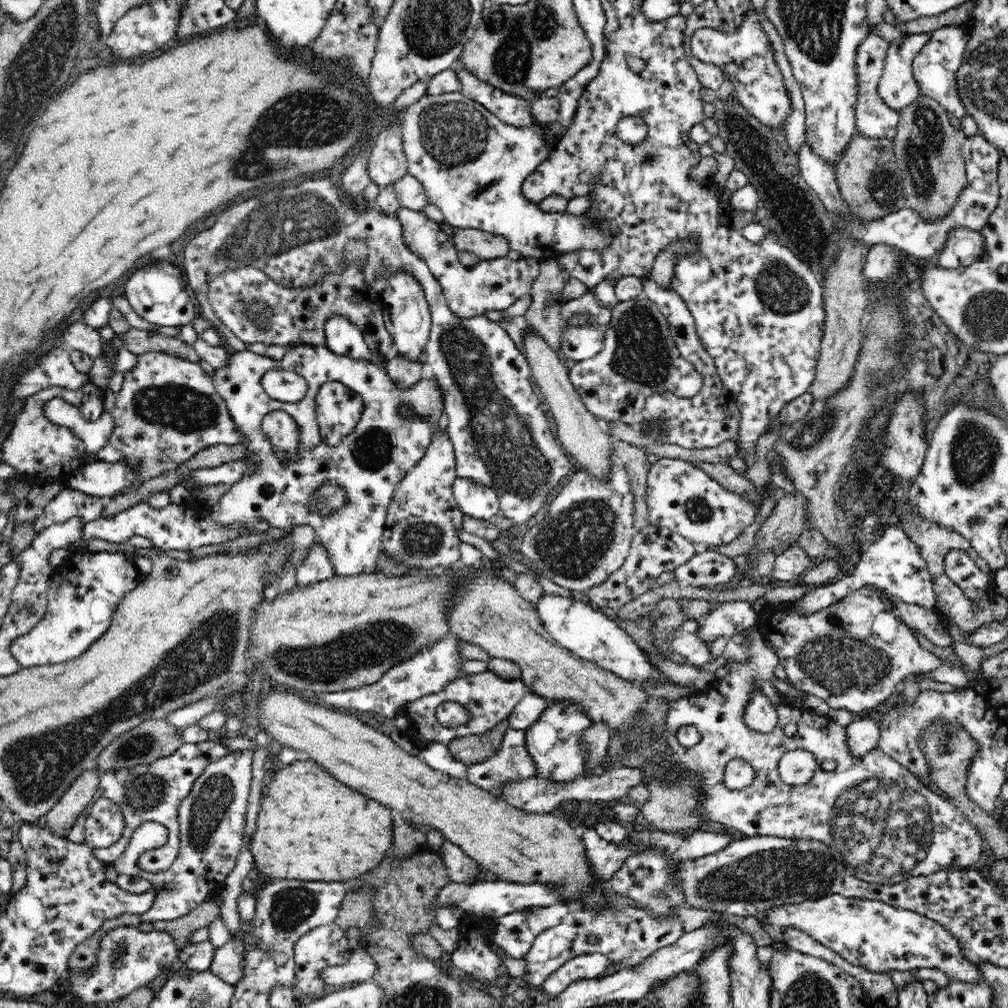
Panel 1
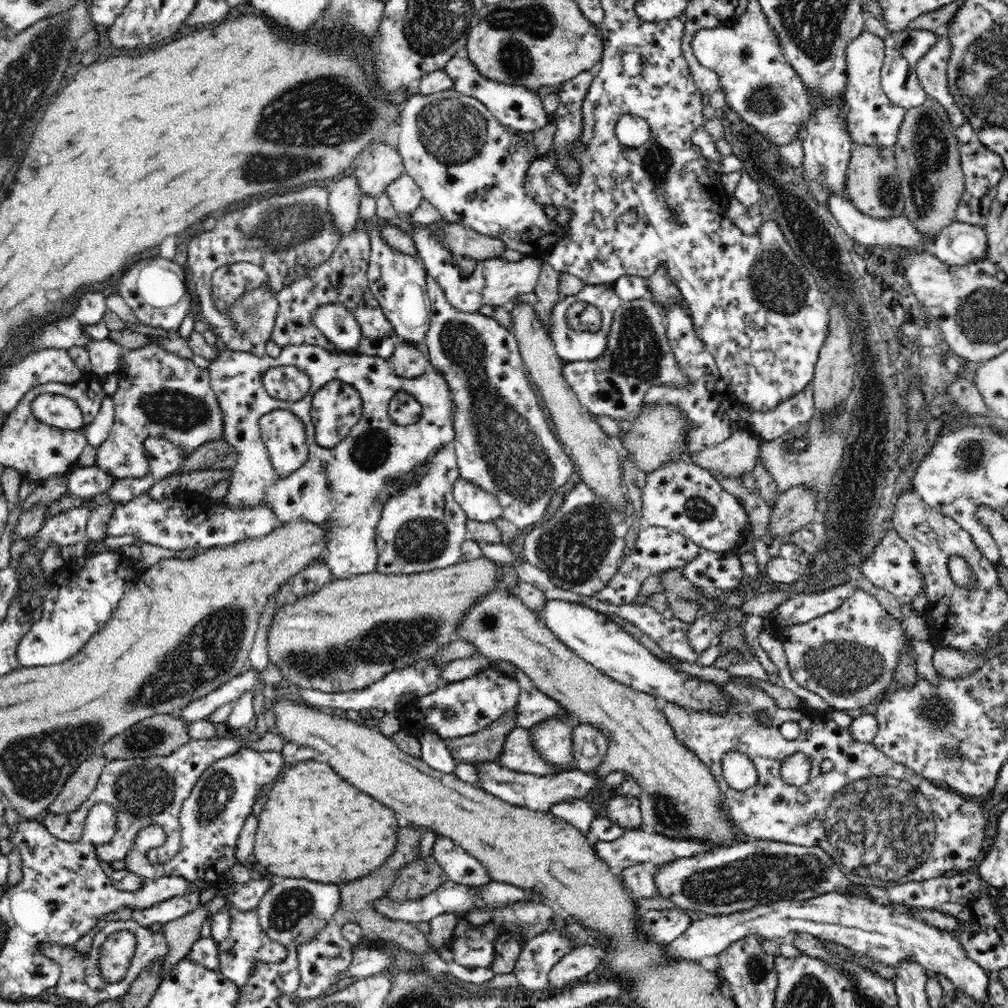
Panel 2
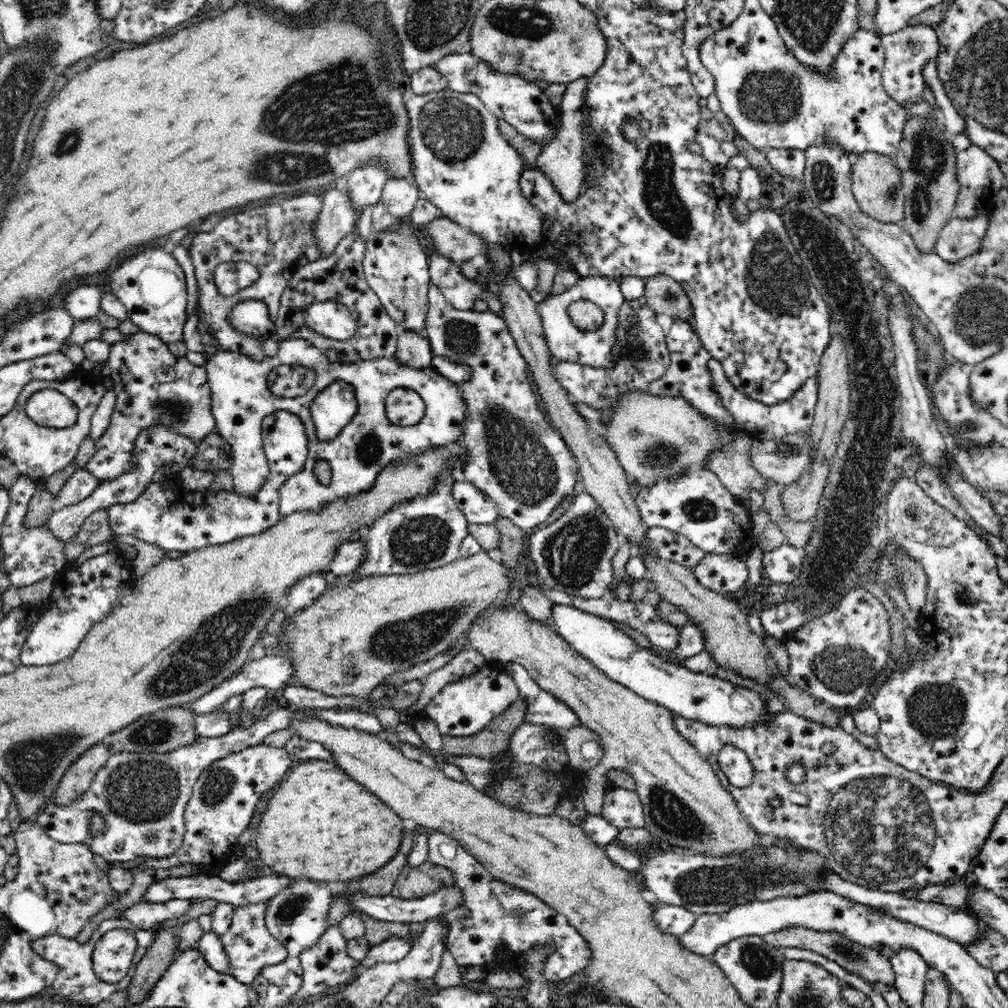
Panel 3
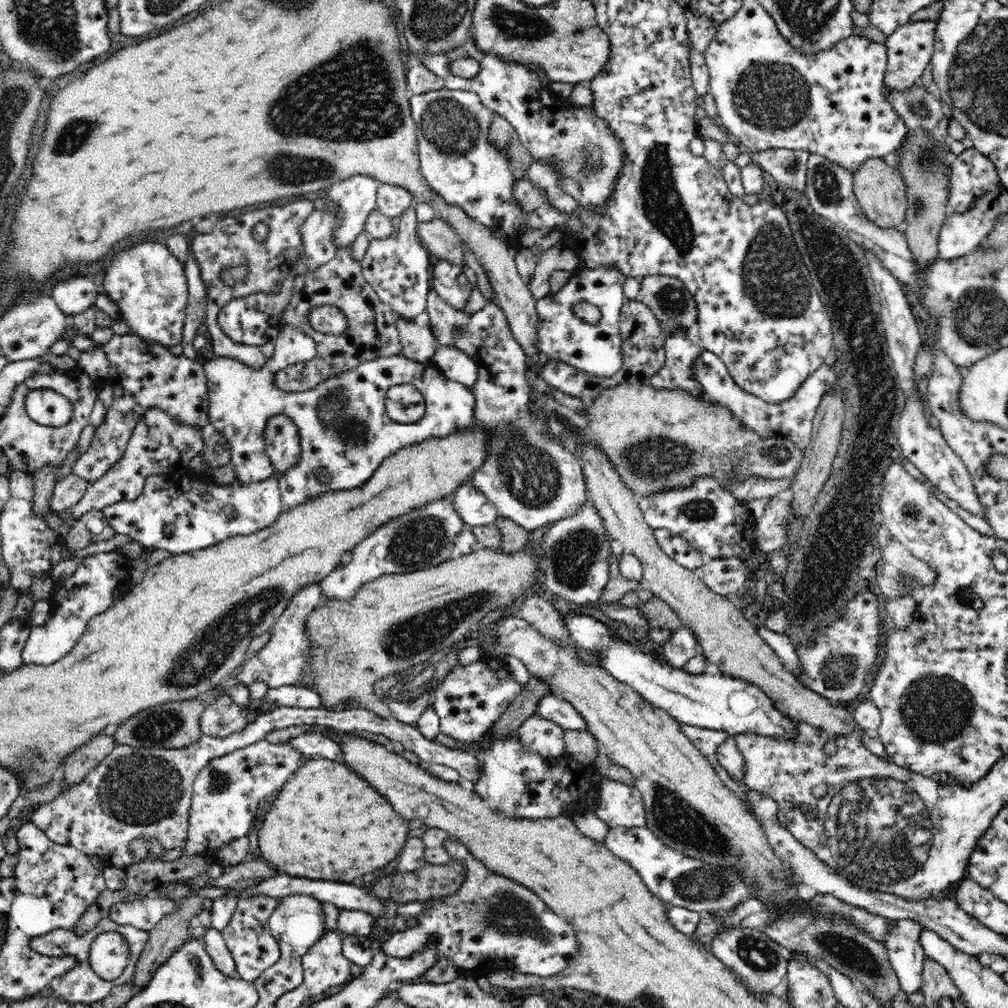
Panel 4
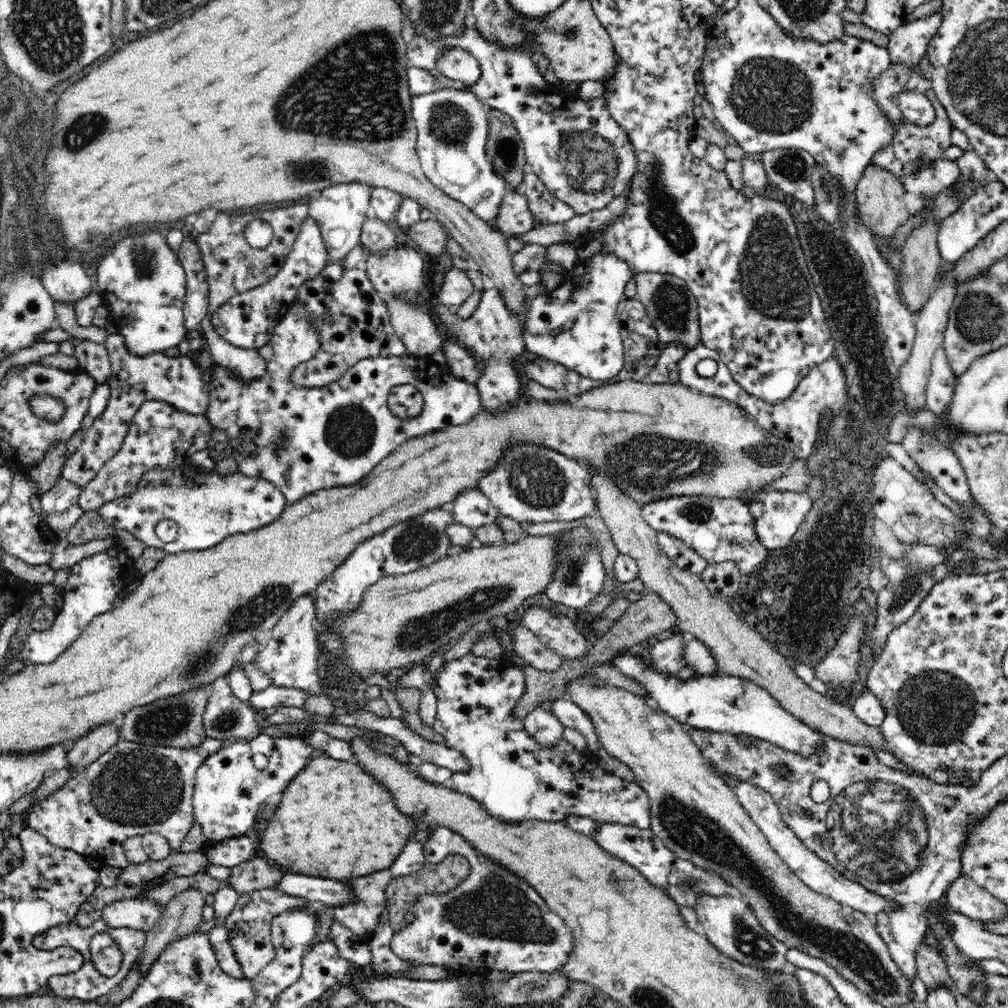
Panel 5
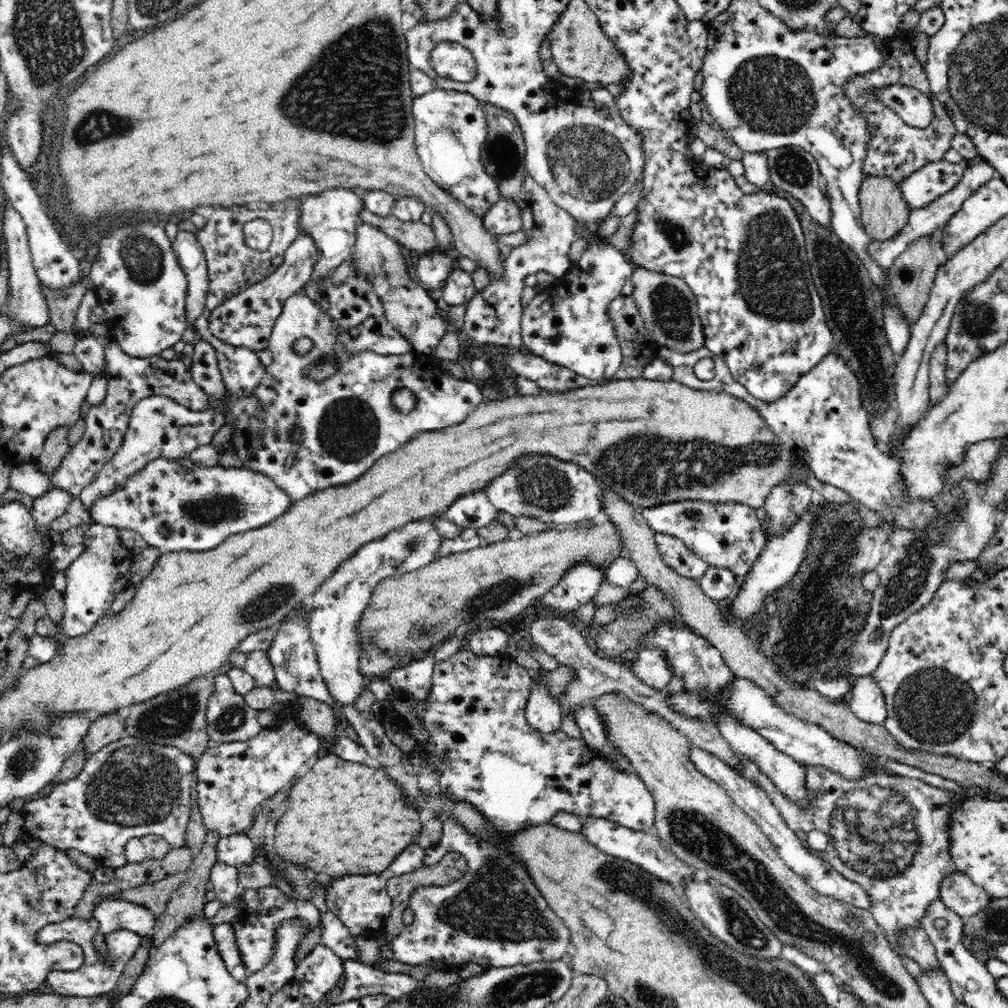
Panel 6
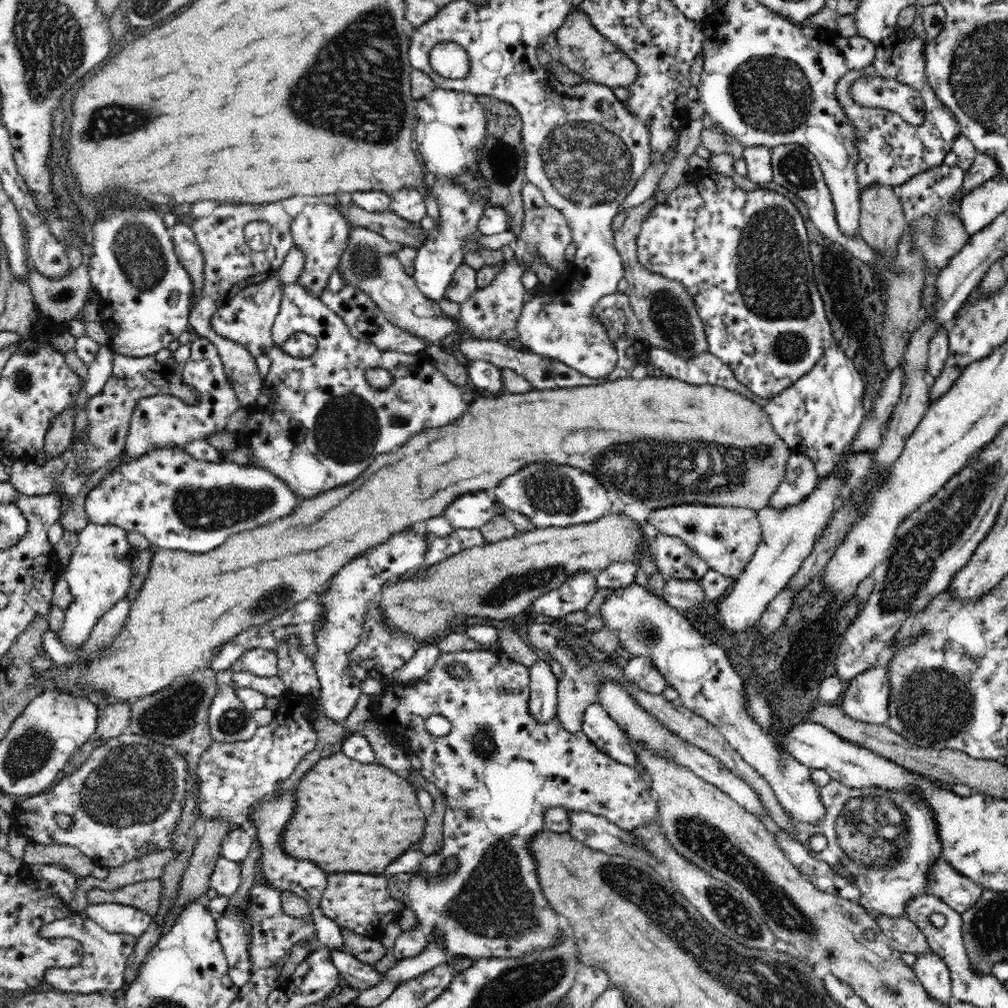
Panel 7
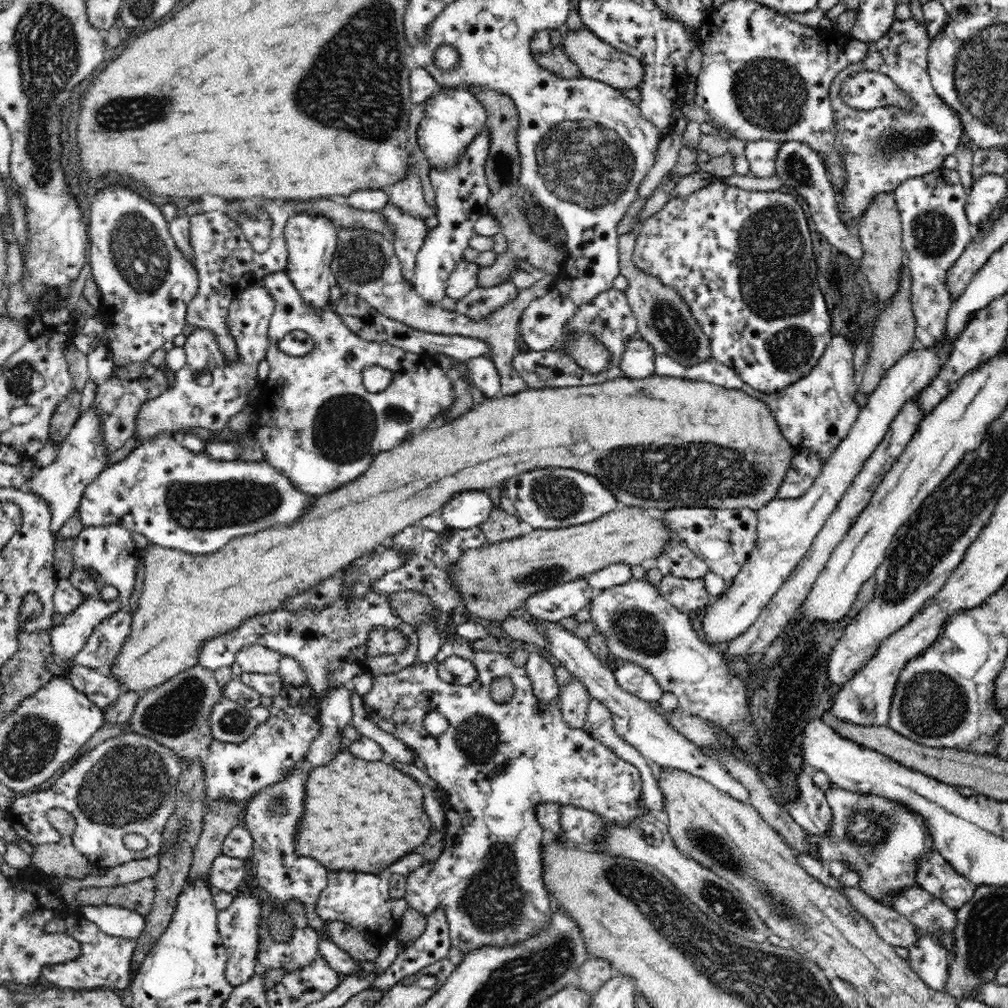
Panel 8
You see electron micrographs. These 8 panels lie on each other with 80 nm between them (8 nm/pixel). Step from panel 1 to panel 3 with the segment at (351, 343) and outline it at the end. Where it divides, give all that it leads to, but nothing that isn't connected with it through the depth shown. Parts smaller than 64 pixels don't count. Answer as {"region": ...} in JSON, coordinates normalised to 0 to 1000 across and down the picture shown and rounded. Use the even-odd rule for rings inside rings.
{"region":[[[334,300],[311,301],[303,313],[304,321],[323,335],[347,337],[353,331],[353,313]]]}

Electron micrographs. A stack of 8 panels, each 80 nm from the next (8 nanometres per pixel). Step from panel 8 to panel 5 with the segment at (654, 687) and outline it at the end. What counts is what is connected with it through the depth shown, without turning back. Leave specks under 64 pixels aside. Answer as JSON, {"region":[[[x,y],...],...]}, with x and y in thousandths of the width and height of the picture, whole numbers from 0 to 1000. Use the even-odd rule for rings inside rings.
{"region":[[[673,628],[658,636],[653,636],[645,644],[646,652],[643,660],[651,666],[664,670],[671,670],[678,662],[677,651],[679,651],[679,630]]]}

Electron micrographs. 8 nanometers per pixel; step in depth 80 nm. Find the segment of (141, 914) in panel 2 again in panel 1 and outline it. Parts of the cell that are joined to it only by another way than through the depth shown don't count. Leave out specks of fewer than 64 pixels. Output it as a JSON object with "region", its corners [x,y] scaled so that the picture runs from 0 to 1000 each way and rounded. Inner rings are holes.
{"region":[[[233,744],[224,750],[217,752],[207,758],[201,767],[191,776],[188,788],[179,797],[176,814],[178,815],[179,843],[171,859],[159,865],[145,865],[137,859],[137,849],[129,853],[129,836],[125,840],[123,847],[120,847],[111,858],[116,867],[137,869],[148,873],[151,880],[155,881],[155,893],[143,908],[138,911],[141,915],[159,915],[163,913],[176,913],[188,907],[204,894],[207,888],[214,888],[222,878],[224,869],[232,863],[234,851],[240,843],[242,835],[242,821],[244,821],[244,802],[246,802],[245,792],[248,788],[248,772],[250,772],[250,746],[248,744]]]}

